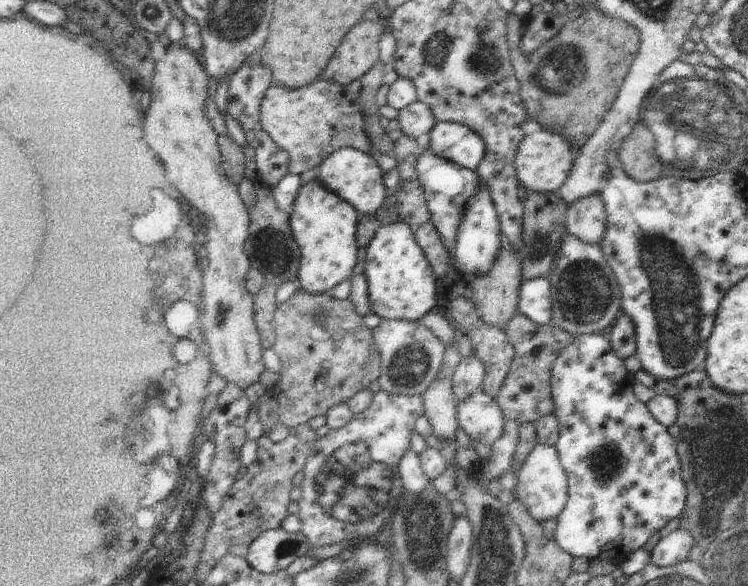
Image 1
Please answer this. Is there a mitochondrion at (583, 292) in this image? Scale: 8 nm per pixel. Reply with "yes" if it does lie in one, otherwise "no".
yes

